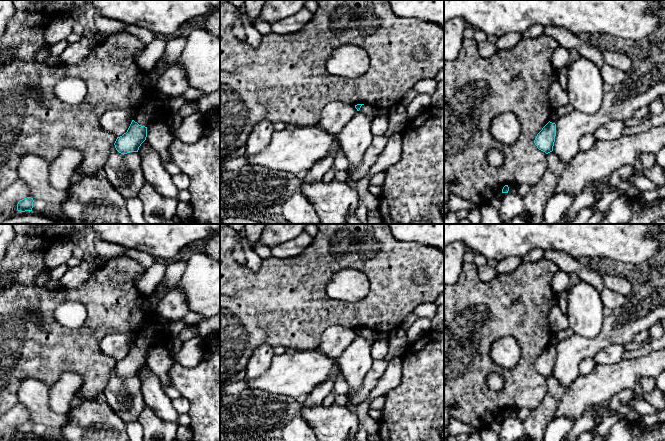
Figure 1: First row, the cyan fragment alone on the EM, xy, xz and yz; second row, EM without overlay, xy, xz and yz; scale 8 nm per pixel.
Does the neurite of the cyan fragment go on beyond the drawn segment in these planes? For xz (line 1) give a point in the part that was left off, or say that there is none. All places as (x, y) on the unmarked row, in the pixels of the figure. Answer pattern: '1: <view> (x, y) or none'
1: none

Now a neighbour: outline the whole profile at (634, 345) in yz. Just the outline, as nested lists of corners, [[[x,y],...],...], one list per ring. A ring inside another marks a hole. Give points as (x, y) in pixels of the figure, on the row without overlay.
[[[650,340],[643,341],[643,342],[633,341],[633,342],[630,342],[630,343],[626,344],[626,345],[623,345],[623,346],[624,346],[626,352],[628,352],[628,351],[637,350],[639,348],[642,348],[645,345],[647,345],[649,342],[650,342]]]

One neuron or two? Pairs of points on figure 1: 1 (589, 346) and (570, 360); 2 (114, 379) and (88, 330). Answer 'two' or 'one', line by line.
1: one
2: two

